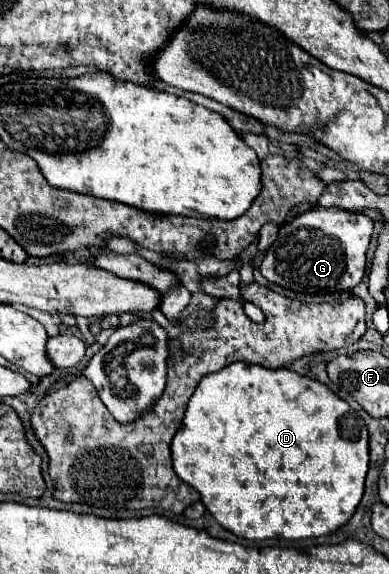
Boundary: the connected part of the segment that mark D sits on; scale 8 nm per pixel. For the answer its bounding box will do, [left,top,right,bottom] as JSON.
[170,362,368,540]

